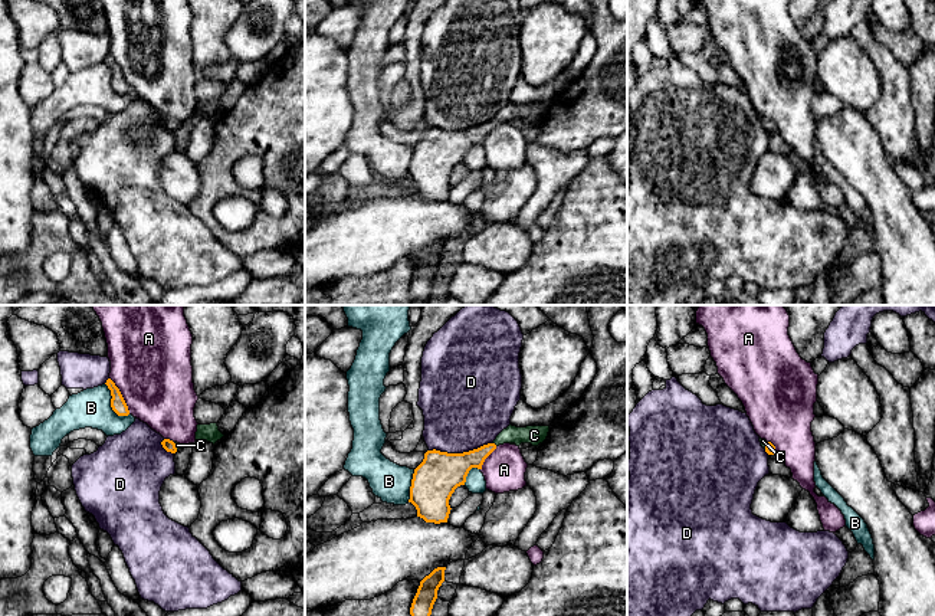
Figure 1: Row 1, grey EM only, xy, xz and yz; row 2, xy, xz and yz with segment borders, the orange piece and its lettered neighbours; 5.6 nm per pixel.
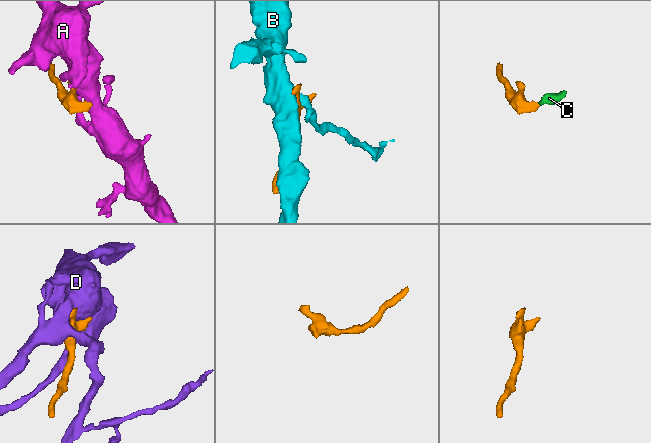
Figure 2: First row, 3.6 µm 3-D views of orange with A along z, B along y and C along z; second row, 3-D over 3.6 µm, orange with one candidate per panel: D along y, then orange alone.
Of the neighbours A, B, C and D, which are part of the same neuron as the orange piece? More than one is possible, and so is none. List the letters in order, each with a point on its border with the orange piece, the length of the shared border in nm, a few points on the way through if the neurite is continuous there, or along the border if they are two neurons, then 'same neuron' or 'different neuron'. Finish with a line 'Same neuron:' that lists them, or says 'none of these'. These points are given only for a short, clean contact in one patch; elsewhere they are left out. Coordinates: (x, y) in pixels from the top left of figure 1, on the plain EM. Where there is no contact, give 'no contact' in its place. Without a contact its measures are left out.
A: xy (121, 74) | 240 nm | different neuron
B: xy (111, 81) | 220 nm | different neuron
C: xz (494, 121) | 40 nm | across xz (456, 144), (473, 137), (494, 121), (508, 112), (534, 112) | same neuron
D: xz (459, 131) | 360 nm | different neuron
Same neuron: C

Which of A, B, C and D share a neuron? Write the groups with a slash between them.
A / B / C / D

